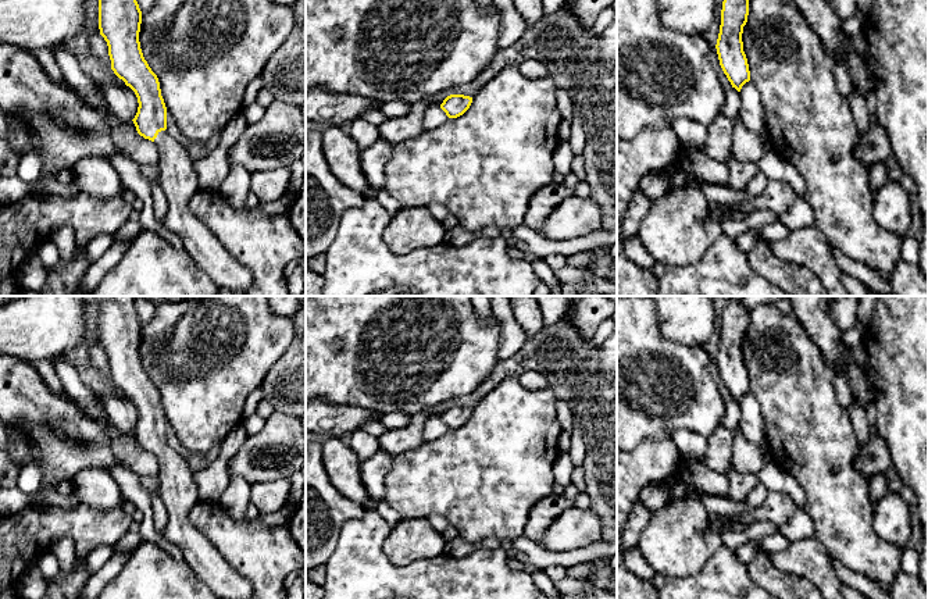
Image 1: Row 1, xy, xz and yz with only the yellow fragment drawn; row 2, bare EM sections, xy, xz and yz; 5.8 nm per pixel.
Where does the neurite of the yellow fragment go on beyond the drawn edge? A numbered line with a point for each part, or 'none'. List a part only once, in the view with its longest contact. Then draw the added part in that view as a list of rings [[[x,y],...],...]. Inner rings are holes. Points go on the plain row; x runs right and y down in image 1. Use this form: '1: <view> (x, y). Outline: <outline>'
1: xy (178, 491). Outline: [[[167,442],[158,443],[160,496],[169,513],[165,536],[172,550],[179,550],[185,564],[201,578],[219,599],[251,599],[253,586],[236,573],[214,545],[197,531],[189,511],[199,502],[193,473],[183,456]]]

